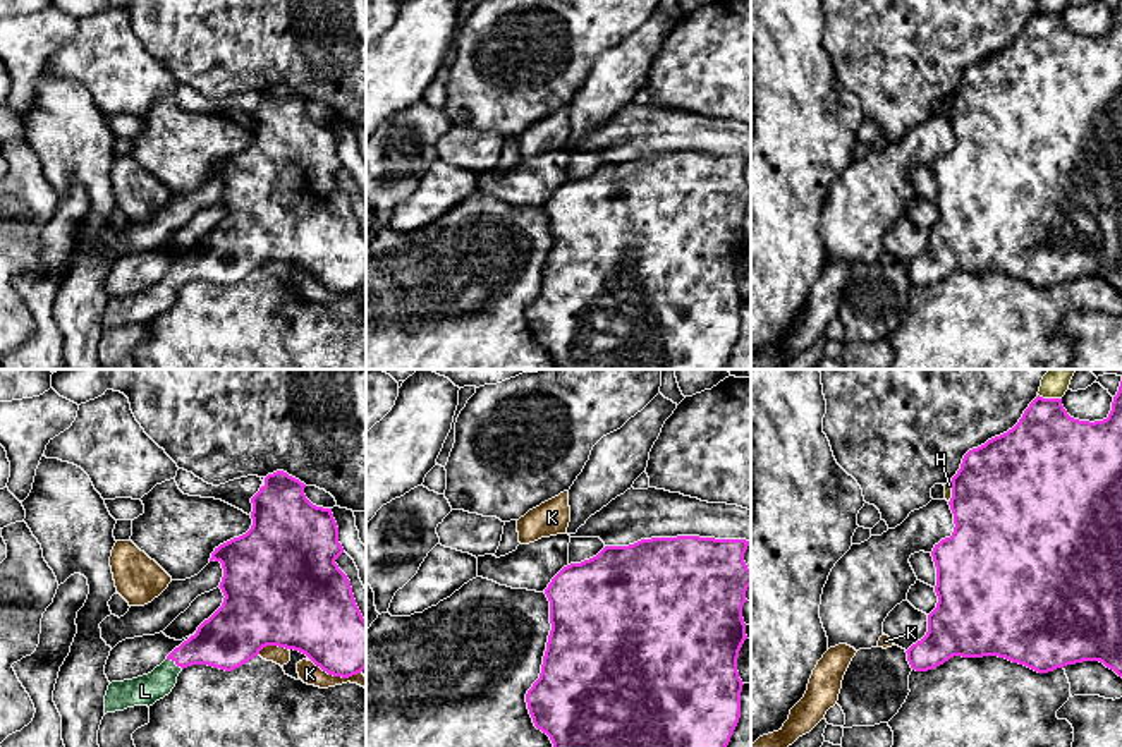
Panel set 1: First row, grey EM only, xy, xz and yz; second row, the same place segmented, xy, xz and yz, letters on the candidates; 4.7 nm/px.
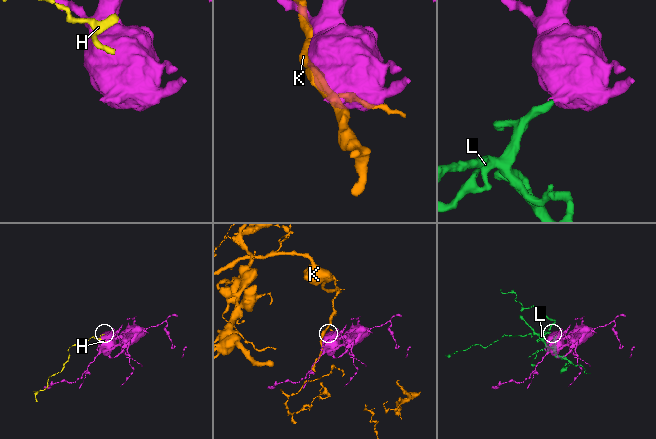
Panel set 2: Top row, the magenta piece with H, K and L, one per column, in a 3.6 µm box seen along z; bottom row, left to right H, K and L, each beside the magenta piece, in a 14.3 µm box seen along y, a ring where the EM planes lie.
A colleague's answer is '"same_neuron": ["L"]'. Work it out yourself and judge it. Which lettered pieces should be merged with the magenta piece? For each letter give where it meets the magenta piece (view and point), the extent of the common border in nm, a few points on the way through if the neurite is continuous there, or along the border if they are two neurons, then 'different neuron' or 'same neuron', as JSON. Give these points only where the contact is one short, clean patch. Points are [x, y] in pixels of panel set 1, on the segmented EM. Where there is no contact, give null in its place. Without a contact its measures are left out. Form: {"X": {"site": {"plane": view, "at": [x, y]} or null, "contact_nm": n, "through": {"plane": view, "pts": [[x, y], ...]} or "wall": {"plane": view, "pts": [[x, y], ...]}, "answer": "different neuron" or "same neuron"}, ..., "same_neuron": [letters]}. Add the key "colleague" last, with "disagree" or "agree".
{"H": {"site": {"plane": "yz", "at": [1050, 399]}, "contact_nm": 110, "answer": "different neuron"}, "K": {"site": {"plane": "xy", "at": [335, 675]}, "contact_nm": 240, "answer": "different neuron"}, "L": {"site": {"plane": "xy", "at": [176, 663]}, "contact_nm": 90, "through": {"plane": "xy", "pts": [[224, 641], [191, 651], [176, 663], [145, 691]]}, "answer": "same neuron"}, "same_neuron": ["L"], "colleague": "agree"}

